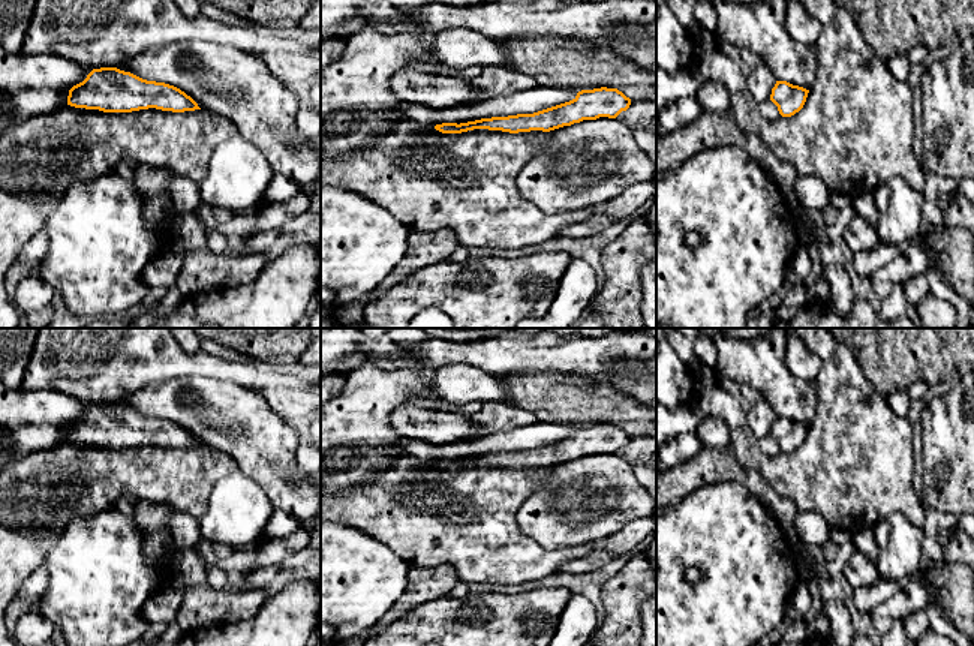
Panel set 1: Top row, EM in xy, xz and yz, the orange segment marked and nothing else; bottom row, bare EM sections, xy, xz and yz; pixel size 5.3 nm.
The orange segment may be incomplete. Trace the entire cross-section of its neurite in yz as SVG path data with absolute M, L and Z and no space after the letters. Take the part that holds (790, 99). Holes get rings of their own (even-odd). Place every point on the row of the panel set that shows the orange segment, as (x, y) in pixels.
M776 81L770 100L778 106L782 117L791 117L803 108L808 93L809 90L803 87L793 85L787 81Z

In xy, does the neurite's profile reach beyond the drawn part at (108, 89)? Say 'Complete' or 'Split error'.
Complete

